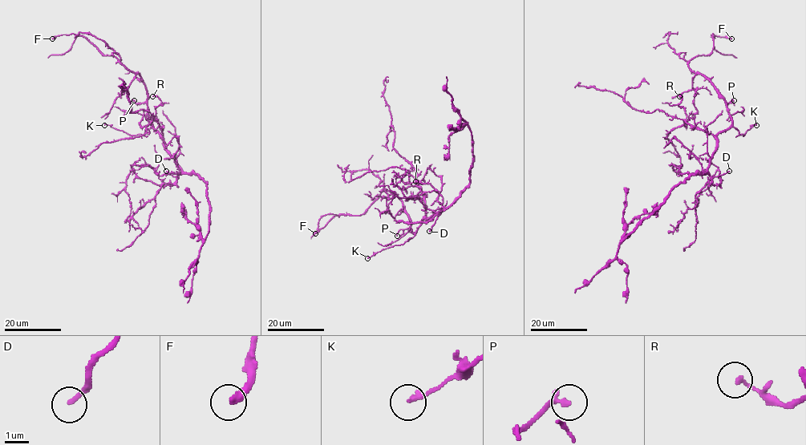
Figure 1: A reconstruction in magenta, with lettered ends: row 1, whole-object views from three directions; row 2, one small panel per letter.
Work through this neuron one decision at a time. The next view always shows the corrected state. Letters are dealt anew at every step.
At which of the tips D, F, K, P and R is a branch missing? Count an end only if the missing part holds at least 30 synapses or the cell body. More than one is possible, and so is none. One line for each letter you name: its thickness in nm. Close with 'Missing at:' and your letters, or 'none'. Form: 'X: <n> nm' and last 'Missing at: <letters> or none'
Missing at: none

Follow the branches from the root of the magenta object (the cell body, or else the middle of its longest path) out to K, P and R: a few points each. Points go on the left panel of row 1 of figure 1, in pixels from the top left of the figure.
K: (164, 145), (164, 139), (152, 127), (143, 134), (131, 135), (104, 125)
P: (164, 145), (164, 139), (151, 123), (147, 104), (137, 104), (134, 100)
R: (164, 145), (163, 130), (155, 113), (155, 107), (161, 101), (152, 96)

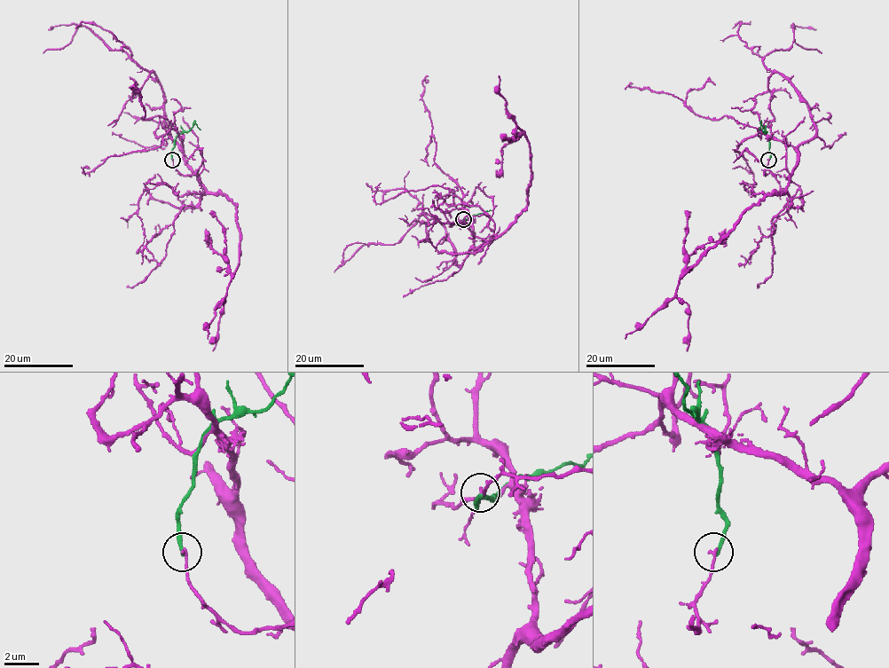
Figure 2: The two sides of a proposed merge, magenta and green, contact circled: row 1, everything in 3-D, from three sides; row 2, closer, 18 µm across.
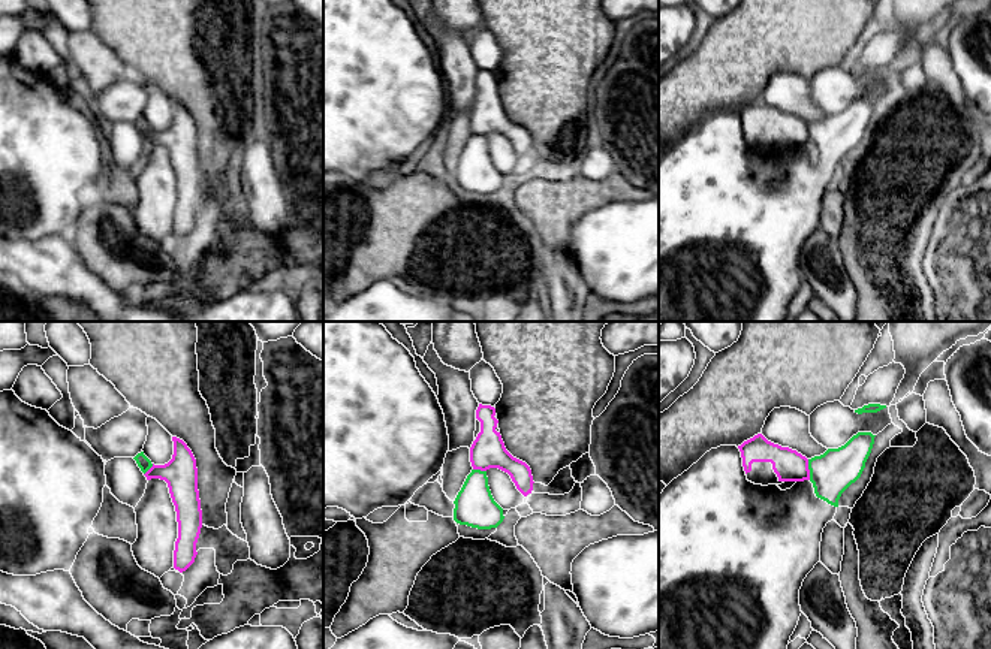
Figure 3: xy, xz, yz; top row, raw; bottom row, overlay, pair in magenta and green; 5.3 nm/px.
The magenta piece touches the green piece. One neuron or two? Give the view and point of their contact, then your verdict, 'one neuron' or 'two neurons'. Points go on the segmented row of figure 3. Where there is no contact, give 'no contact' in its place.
yz (809, 470) | two neurons

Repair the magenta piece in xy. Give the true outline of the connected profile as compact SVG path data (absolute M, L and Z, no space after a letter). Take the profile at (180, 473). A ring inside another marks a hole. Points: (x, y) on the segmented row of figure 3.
M172 437L172 441L172 459L165 465L153 464L144 476L147 480L160 479L168 483L178 522L174 568L183 573L195 562L198 555L196 543L202 528L202 510L196 459L183 440Z

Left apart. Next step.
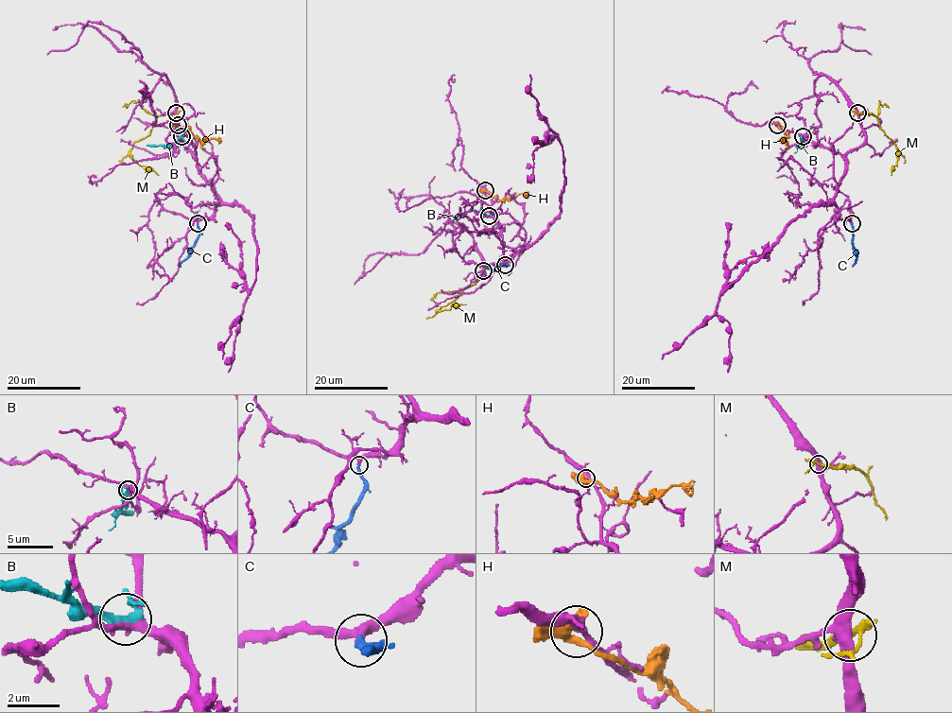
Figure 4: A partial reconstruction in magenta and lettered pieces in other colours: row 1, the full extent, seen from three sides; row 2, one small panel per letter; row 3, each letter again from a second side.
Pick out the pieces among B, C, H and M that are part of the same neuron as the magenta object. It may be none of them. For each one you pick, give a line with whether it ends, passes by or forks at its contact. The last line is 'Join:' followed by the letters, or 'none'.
C: it ends there
Join: C

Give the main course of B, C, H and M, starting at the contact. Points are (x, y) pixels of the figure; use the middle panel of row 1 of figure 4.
B: (490, 216), (471, 210), (454, 219)
C: (505, 264), (495, 269), (490, 269), (487, 265)
H: (485, 191), (499, 199), (515, 198), (521, 194), (527, 197)
M: (484, 270), (473, 285), (437, 310), (448, 310), (454, 305), (465, 304)

